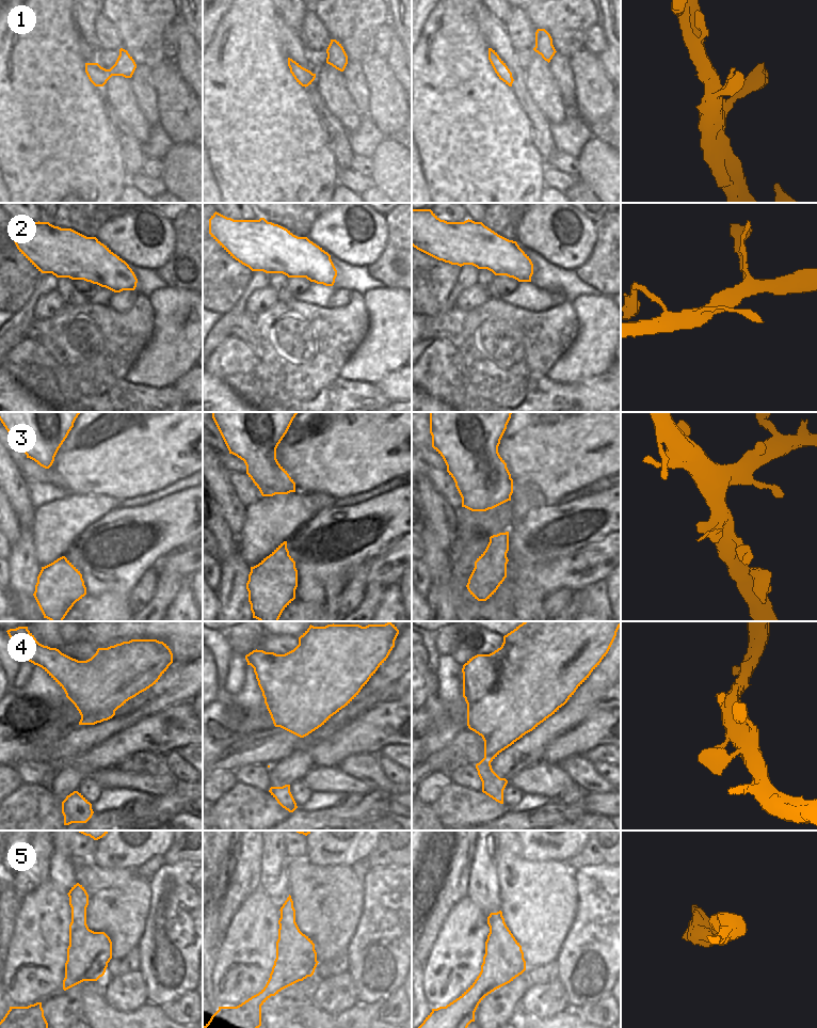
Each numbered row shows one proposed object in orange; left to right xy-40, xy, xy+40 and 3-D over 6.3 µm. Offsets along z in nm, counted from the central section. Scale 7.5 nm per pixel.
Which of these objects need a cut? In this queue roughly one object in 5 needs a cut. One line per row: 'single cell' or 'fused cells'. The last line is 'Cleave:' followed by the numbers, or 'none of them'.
1: single cell
2: single cell
3: single cell
4: single cell
5: single cell
Cleave: none of them

